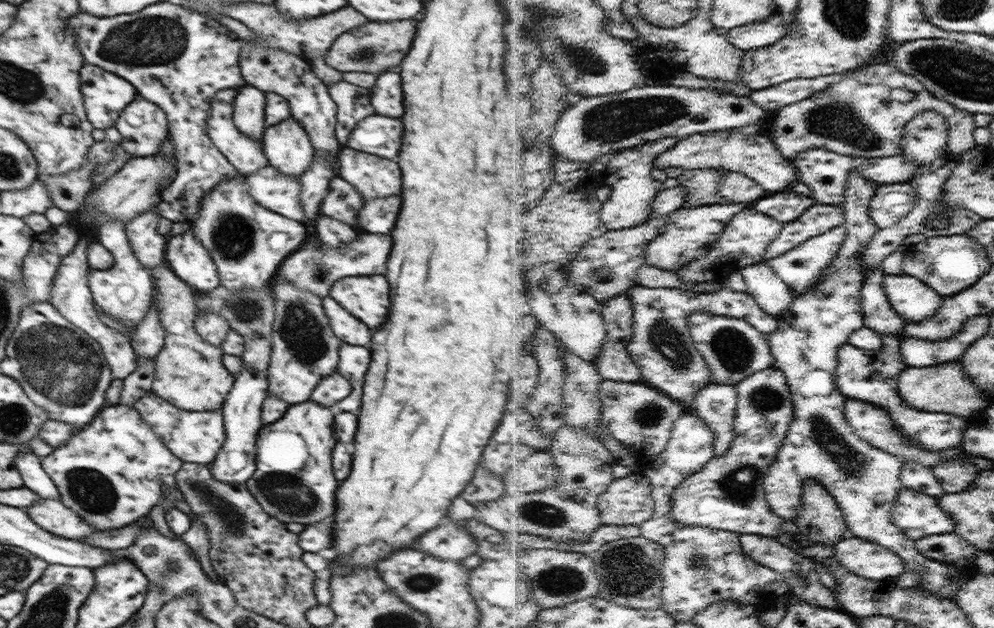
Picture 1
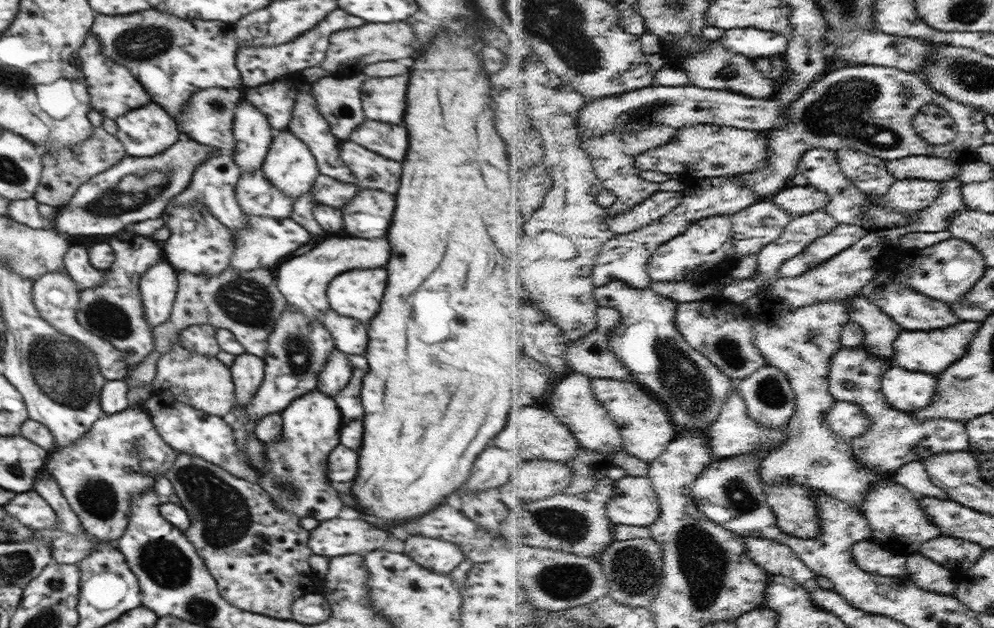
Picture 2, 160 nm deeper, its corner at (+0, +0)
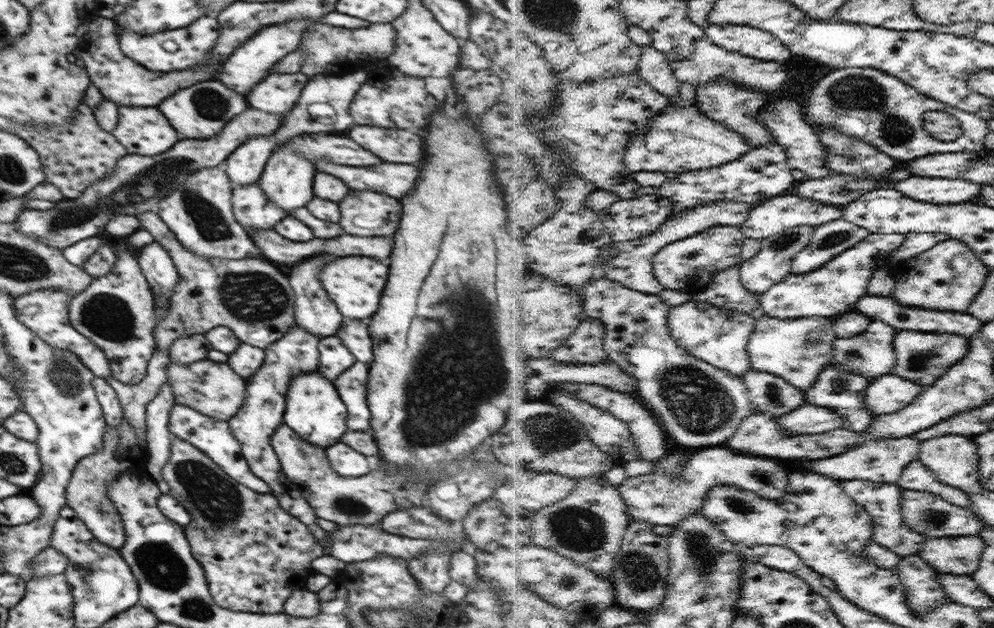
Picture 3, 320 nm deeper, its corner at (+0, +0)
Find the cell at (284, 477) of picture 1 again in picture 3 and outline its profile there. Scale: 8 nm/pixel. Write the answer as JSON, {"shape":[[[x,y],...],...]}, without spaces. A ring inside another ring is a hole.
{"shape":[[[318,370],[300,373],[290,381],[285,400],[284,425],[306,439],[310,445],[323,449],[340,442],[342,435],[349,430],[346,424],[347,408],[338,394],[334,383]]]}

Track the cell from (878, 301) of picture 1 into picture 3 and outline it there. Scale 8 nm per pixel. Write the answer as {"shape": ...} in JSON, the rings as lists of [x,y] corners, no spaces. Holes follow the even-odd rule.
{"shape":[[[874,319],[871,328],[852,338],[838,337],[835,342],[833,364],[846,372],[857,372],[873,380],[894,372],[897,368],[897,346],[895,340],[899,330],[888,322]]]}

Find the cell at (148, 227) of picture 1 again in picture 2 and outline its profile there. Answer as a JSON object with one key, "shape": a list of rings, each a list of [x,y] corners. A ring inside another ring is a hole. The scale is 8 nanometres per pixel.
{"shape":[[[133,230],[117,232],[108,242],[114,253],[114,263],[108,270],[102,271],[104,280],[100,286],[81,291],[75,317],[84,328],[121,350],[129,371],[145,360],[155,347],[152,328],[145,319],[139,282],[150,267],[164,258],[164,252],[160,242]]]}

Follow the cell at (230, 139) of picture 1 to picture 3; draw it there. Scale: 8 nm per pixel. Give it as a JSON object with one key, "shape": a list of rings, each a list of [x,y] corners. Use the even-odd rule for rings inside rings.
{"shape":[[[212,79],[176,91],[168,98],[162,99],[157,109],[168,119],[168,123],[181,138],[209,139],[218,134],[232,118],[236,118],[249,107],[242,94],[226,88],[219,80]]]}

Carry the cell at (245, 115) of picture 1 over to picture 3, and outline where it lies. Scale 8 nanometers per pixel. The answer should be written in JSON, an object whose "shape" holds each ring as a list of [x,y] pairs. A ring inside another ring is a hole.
{"shape":[[[251,136],[243,142],[223,164],[231,184],[236,187],[258,183],[276,144],[270,136]]]}

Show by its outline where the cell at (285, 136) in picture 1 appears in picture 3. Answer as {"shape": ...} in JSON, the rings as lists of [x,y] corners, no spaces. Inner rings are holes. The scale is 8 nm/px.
{"shape":[[[280,145],[279,150],[274,150],[266,161],[258,183],[272,204],[290,213],[292,210],[306,206],[314,197],[313,178],[316,171],[317,168],[314,168],[308,160],[304,160],[301,154]]]}

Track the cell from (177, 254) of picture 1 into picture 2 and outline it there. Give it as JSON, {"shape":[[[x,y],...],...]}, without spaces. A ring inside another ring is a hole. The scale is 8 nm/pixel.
{"shape":[[[180,205],[165,209],[161,219],[170,231],[169,237],[161,243],[164,260],[176,271],[185,270],[209,277],[229,267],[235,249],[235,234],[210,211],[201,211],[198,205]]]}

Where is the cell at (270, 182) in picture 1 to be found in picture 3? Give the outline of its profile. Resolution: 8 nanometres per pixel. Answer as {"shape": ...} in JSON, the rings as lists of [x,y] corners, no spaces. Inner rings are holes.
{"shape":[[[259,183],[233,187],[231,198],[233,215],[247,232],[273,229],[278,222],[288,216],[288,212],[272,204]]]}

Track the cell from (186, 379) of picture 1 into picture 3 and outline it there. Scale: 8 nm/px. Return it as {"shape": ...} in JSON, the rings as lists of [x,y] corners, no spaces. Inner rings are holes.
{"shape":[[[201,360],[191,364],[170,362],[167,366],[167,381],[172,385],[175,401],[189,406],[200,414],[222,421],[229,421],[244,404],[247,381],[239,375],[228,361]]]}

